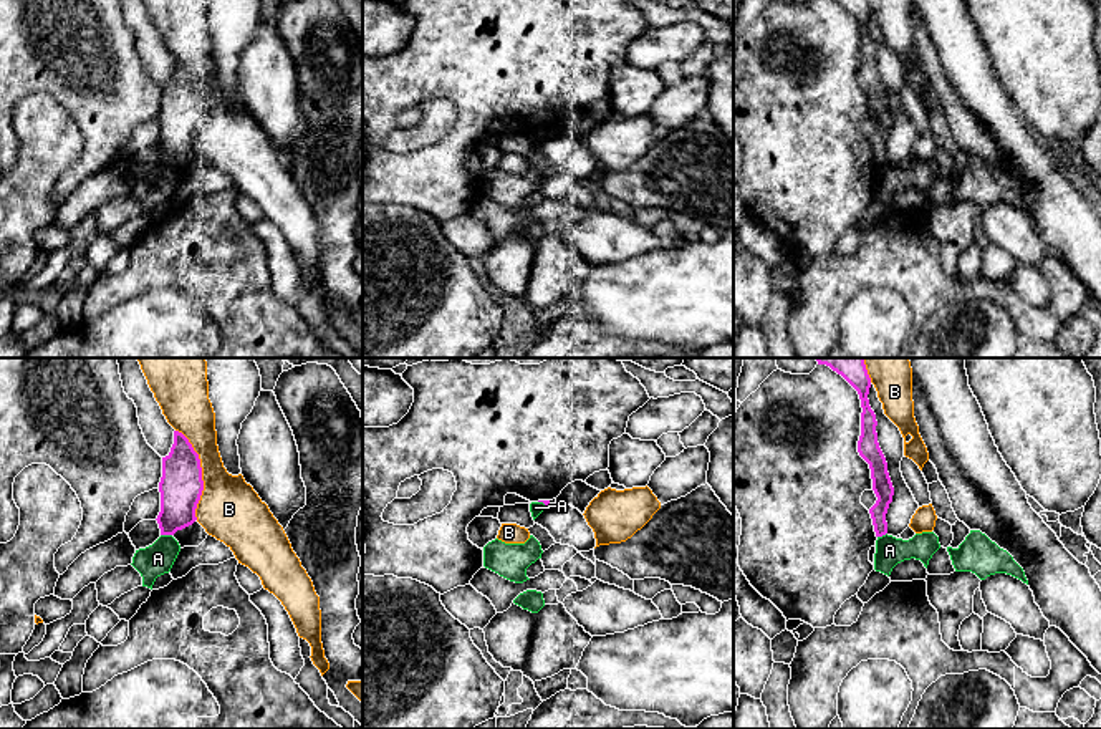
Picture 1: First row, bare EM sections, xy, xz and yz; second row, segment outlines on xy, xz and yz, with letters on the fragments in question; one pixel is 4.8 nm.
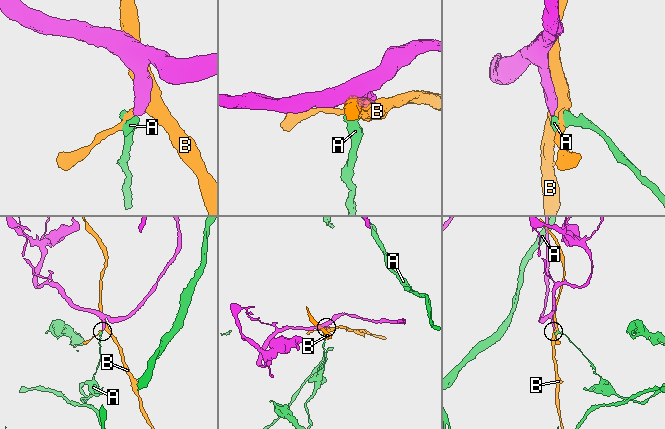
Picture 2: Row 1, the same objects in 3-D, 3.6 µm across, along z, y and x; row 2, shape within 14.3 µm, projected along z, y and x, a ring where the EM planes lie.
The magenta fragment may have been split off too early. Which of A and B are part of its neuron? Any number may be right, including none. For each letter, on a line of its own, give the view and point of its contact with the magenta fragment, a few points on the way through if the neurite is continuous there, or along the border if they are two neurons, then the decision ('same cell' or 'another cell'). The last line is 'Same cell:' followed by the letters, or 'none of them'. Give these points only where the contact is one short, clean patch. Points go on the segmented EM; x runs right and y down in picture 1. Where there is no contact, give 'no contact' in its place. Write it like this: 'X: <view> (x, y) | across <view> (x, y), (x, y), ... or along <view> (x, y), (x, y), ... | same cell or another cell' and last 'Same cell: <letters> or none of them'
A: xy (166, 534) | along xy (161, 534), (171, 535) | another cell
B: xy (201, 474) | another cell
Same cell: none of them

